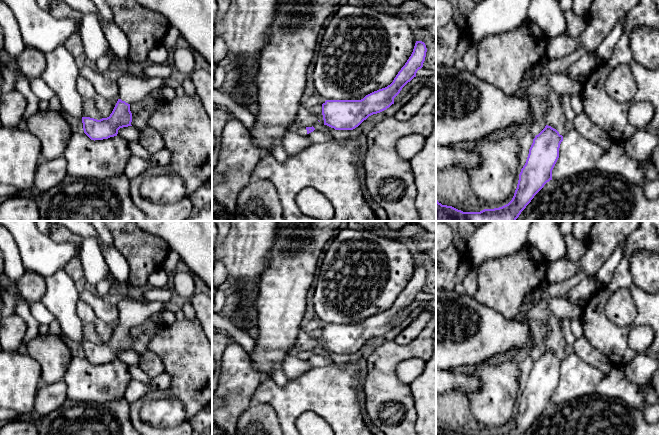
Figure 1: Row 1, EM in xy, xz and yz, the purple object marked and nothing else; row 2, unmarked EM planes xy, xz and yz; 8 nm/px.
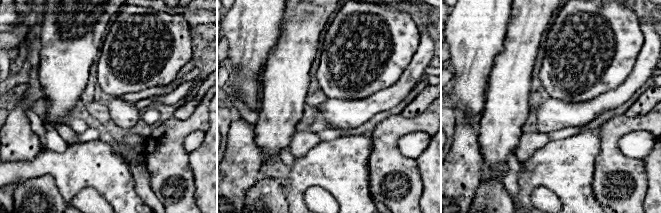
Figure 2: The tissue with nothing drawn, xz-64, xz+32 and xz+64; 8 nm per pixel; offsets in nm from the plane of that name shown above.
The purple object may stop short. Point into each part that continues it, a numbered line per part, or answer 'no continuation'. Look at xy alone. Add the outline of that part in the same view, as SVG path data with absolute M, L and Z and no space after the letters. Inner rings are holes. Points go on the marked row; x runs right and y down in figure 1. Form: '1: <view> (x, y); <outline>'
1: xy (132, 89); M123 74L116 83L119 99L128 104L141 102L148 96L157 94L160 88L166 85L163 78L143 78L128 74Z

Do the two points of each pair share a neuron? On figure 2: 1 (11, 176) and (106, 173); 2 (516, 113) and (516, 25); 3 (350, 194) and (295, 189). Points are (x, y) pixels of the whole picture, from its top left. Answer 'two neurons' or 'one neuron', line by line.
1: one neuron
2: one neuron
3: one neuron

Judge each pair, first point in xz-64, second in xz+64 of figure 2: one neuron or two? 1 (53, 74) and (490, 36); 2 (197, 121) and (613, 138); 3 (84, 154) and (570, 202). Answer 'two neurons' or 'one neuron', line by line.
1: two neurons
2: one neuron
3: one neuron

